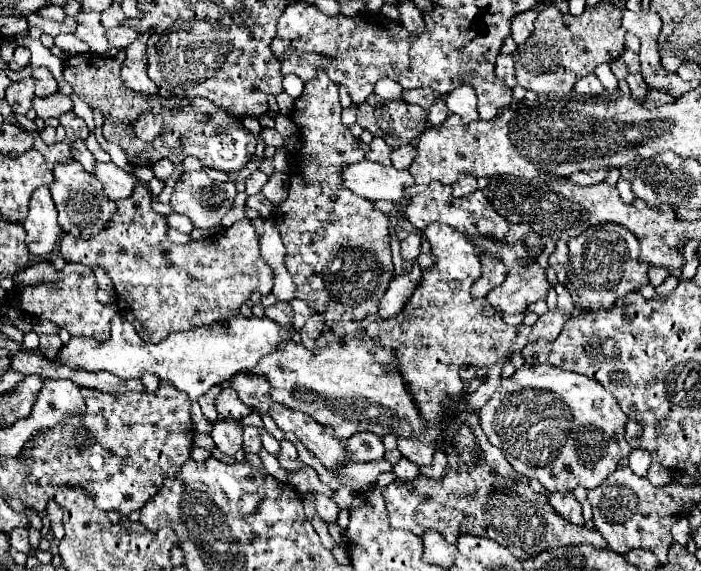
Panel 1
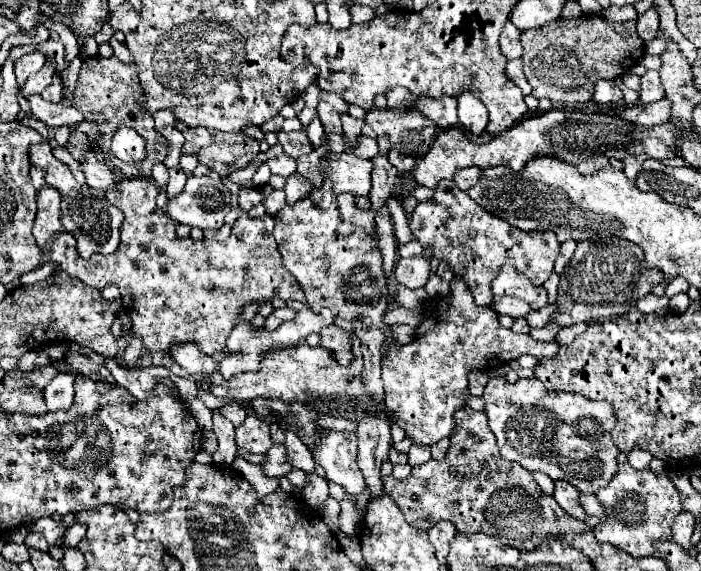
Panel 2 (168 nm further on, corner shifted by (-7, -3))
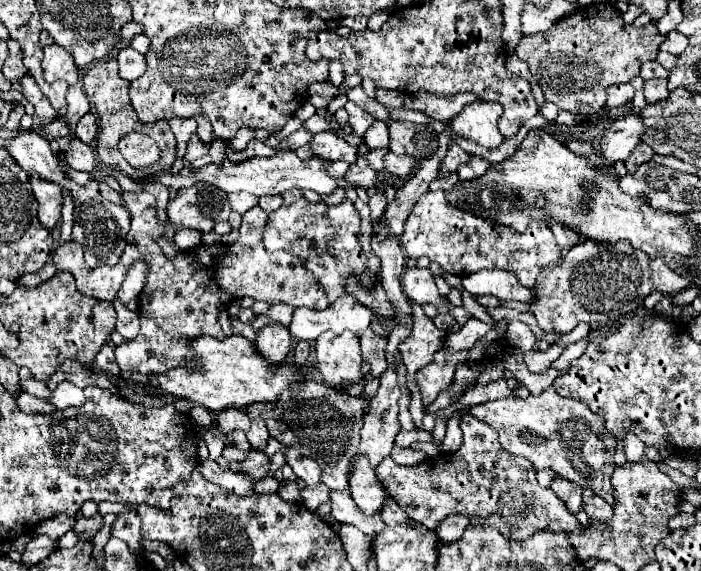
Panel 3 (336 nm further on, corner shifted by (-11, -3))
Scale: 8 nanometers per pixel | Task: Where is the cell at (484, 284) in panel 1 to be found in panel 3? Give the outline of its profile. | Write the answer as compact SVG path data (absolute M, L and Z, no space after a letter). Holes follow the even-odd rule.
M445 190L429 192L415 204L405 222L403 238L399 238L399 242L403 240L403 250L409 258L427 256L429 260L437 260L445 272L457 276L465 276L481 268L503 268L515 272L519 282L527 288L535 288L537 284L537 276L531 274L543 272L545 266L561 258L561 249L545 222L533 220L526 232L521 234L511 227L477 218L471 212L447 204Z

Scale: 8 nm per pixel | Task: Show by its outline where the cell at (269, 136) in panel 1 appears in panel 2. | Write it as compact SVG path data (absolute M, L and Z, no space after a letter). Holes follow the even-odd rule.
M299 130L299 132L279 132L279 144L283 146L285 154L289 154L293 158L299 158L303 154L313 152L313 146L311 146L305 130Z

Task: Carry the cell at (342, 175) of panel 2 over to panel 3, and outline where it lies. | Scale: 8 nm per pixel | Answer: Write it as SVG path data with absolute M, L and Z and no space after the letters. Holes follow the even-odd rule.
M277 152L271 158L249 158L239 164L233 164L225 158L221 168L217 168L215 164L209 164L195 172L191 172L191 168L185 166L181 170L181 174L195 176L197 180L215 184L217 188L223 188L225 192L249 192L255 196L265 196L265 194L281 194L281 192L293 190L293 188L301 188L301 190L309 188L319 194L331 194L333 190L339 188L339 184L337 184L337 178L333 178L327 172L327 164L329 164L329 160L325 160L321 156L313 156L309 160L299 160L295 152Z

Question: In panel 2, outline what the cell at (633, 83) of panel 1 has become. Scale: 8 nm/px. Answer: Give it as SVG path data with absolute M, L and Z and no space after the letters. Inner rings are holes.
M647 70L647 72L641 76L639 96L641 96L641 102L643 102L643 104L649 104L649 102L655 102L655 100L665 98L665 92L663 92L663 86L661 86L659 72L657 72L657 70Z

